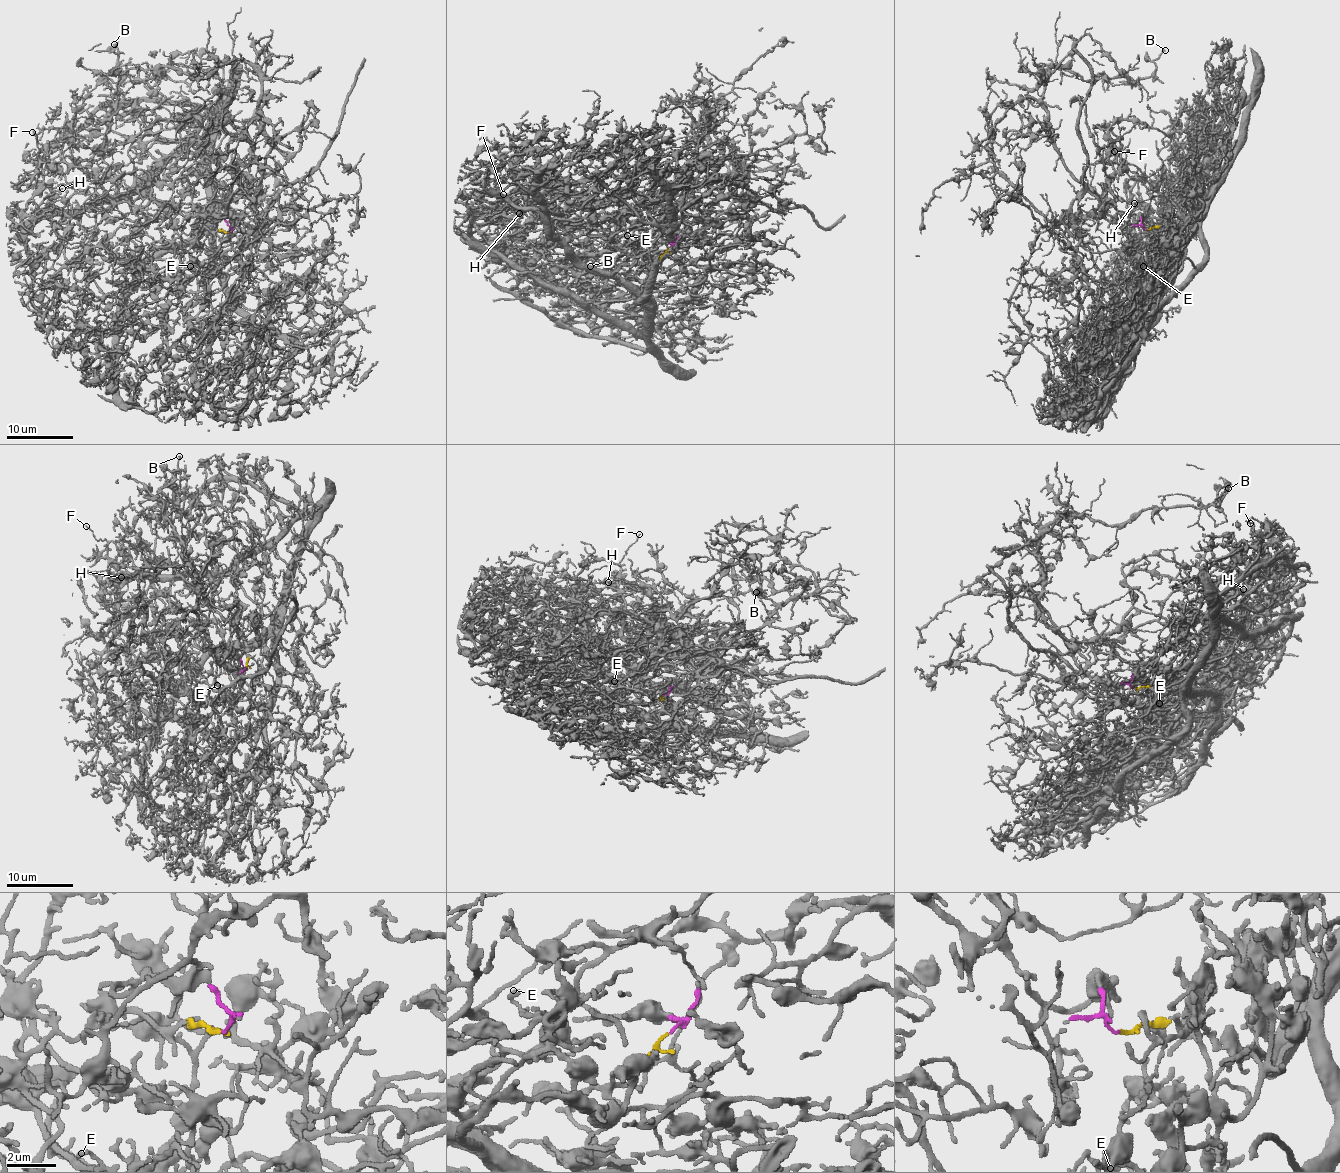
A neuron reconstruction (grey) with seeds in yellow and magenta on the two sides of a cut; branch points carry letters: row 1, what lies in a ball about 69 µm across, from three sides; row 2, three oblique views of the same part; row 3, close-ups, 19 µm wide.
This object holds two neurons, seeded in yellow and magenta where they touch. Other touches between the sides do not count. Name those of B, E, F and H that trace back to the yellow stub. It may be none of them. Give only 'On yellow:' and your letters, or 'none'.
On yellow: E, H

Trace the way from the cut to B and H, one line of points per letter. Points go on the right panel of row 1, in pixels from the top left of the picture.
B: (1146, 229), (1076, 178), (1055, 147), (1043, 80), (1055, 66), (1130, 82), (1165, 49)
H: (1146, 229), (1168, 233), (1170, 268), (1182, 253), (1167, 276), (1150, 212), (1134, 202)

